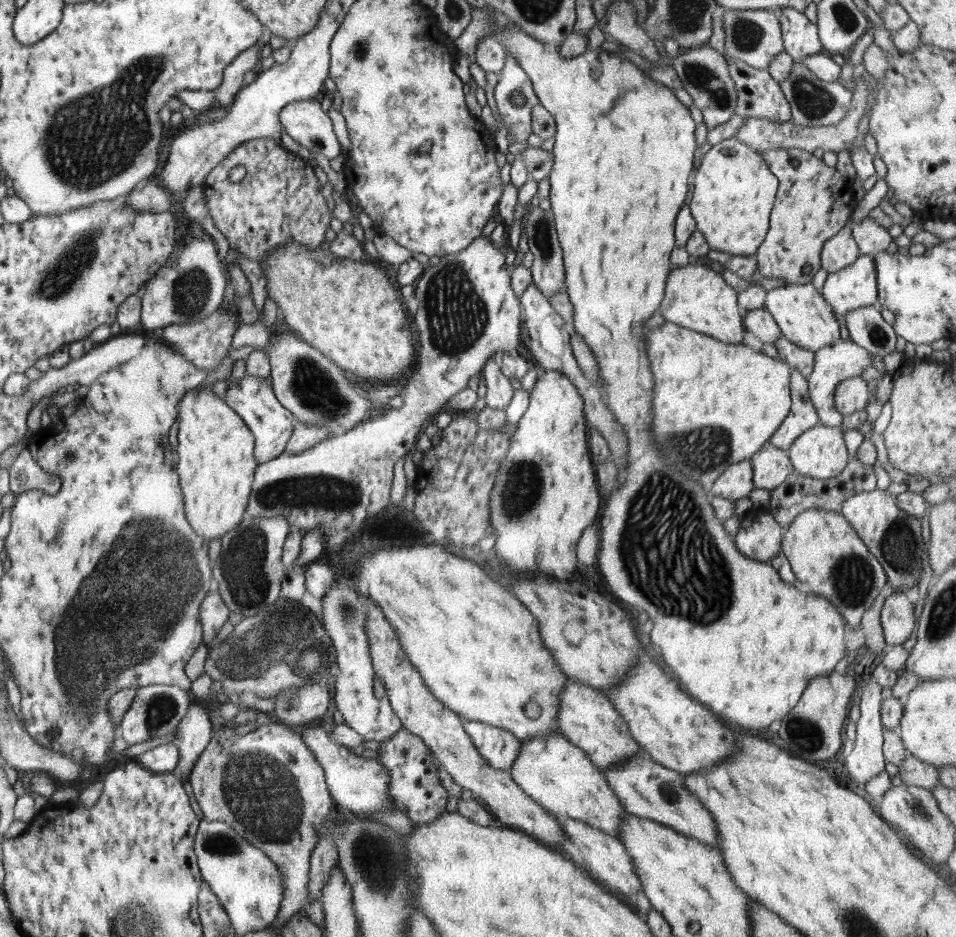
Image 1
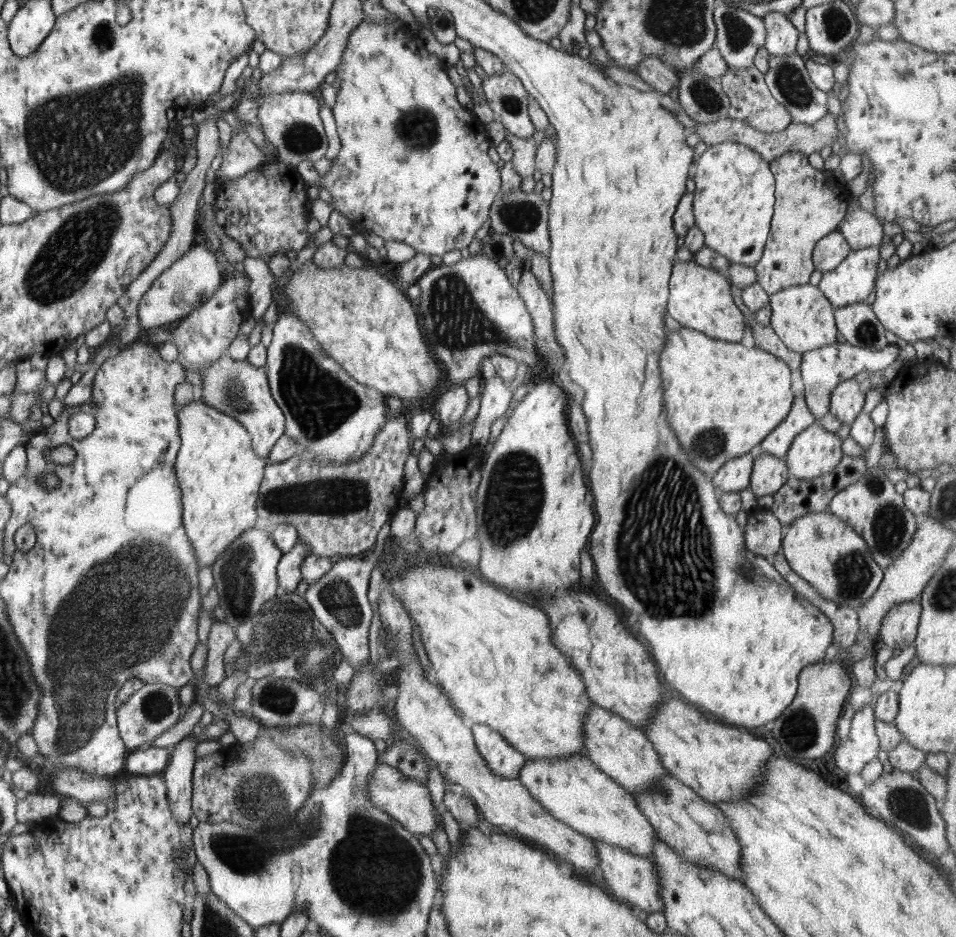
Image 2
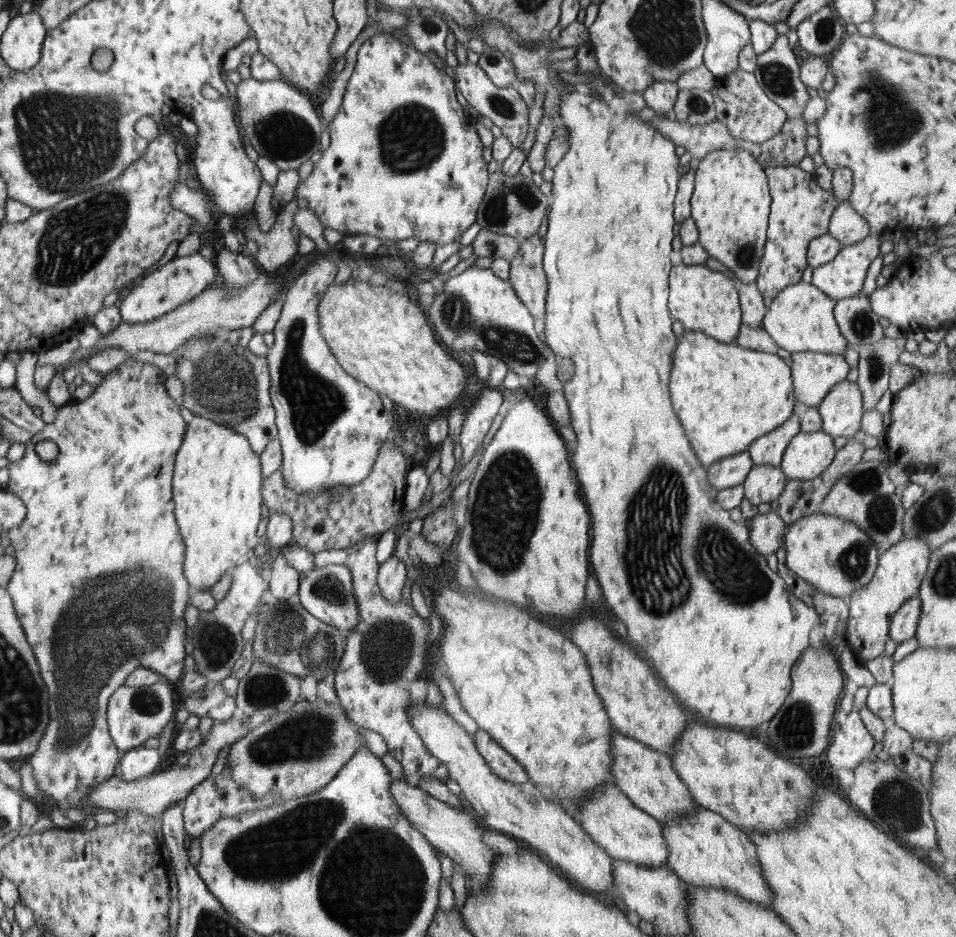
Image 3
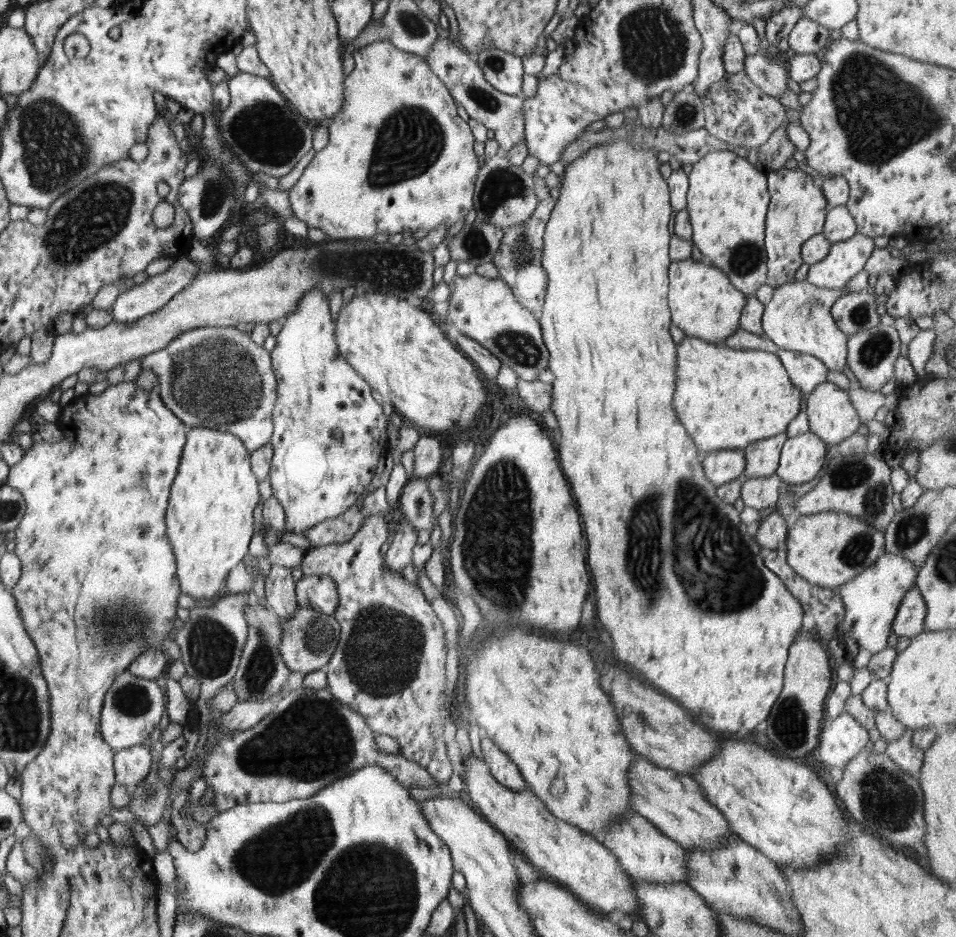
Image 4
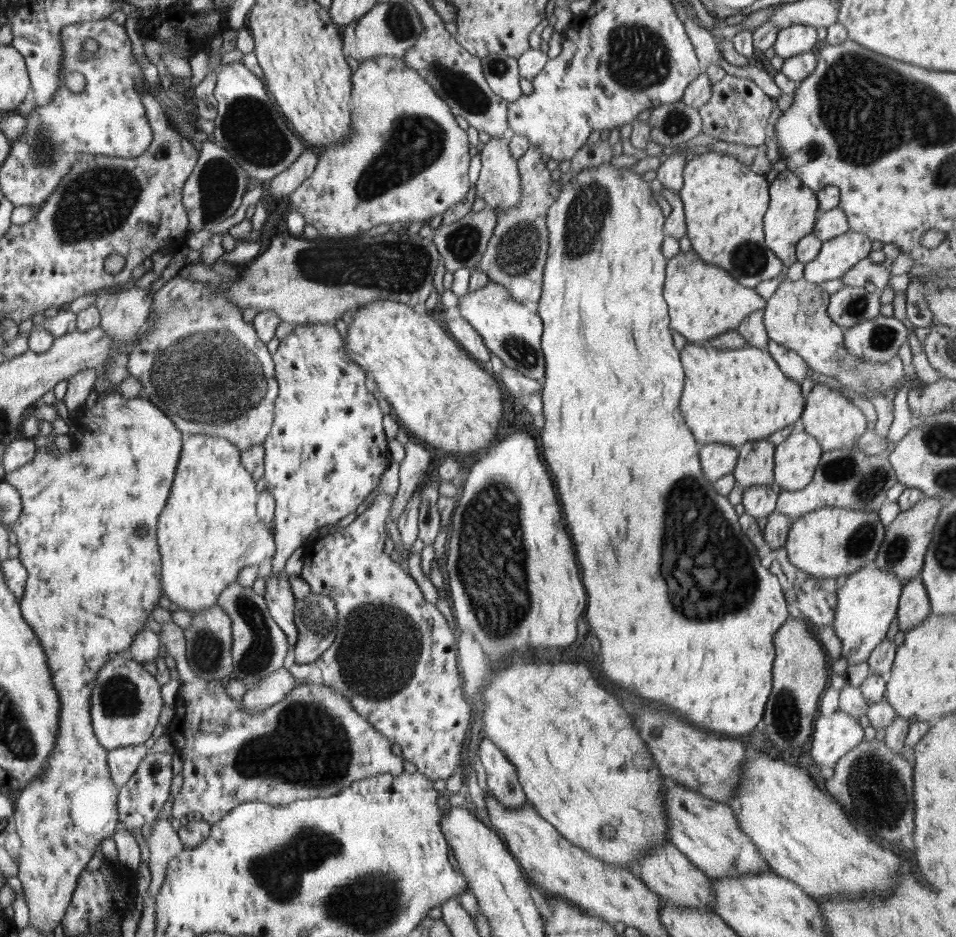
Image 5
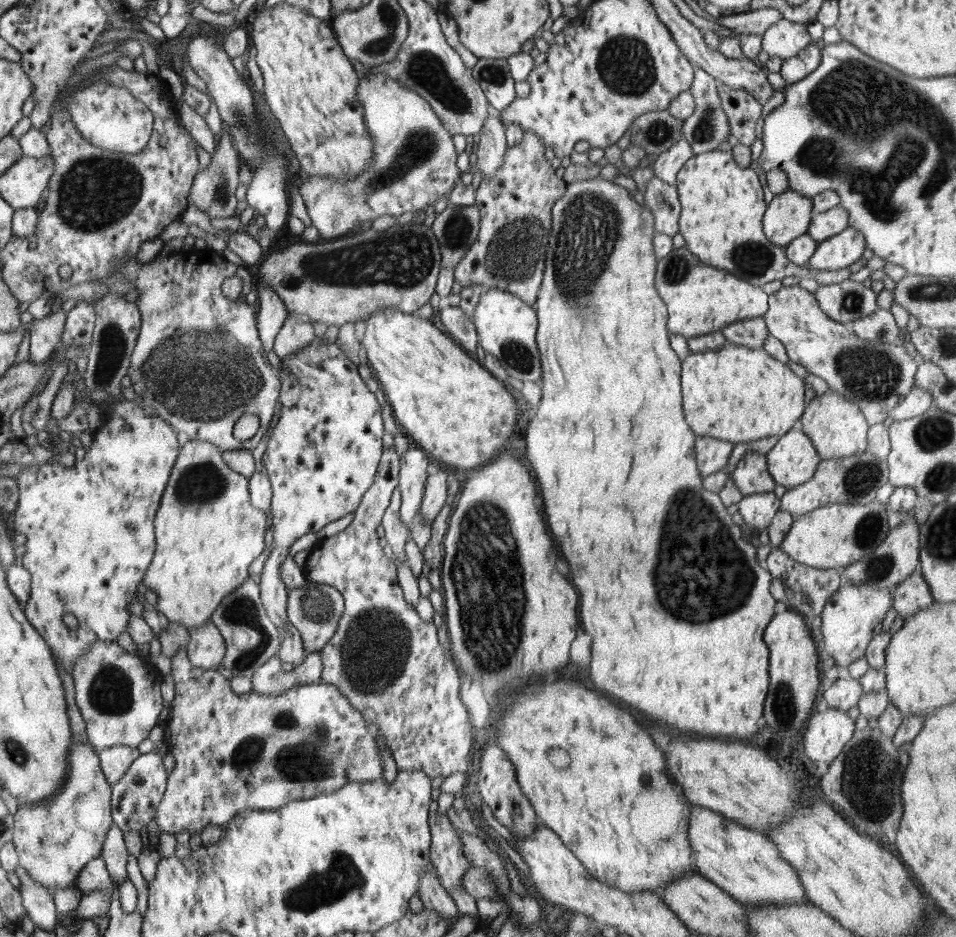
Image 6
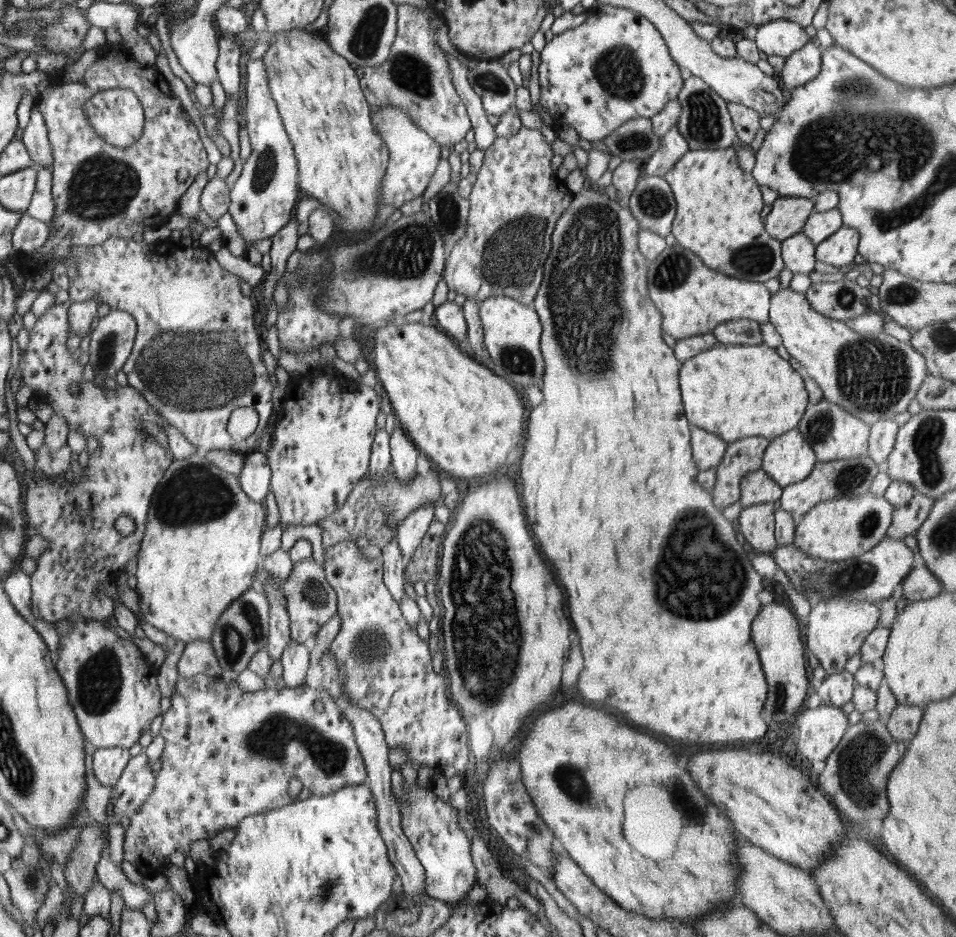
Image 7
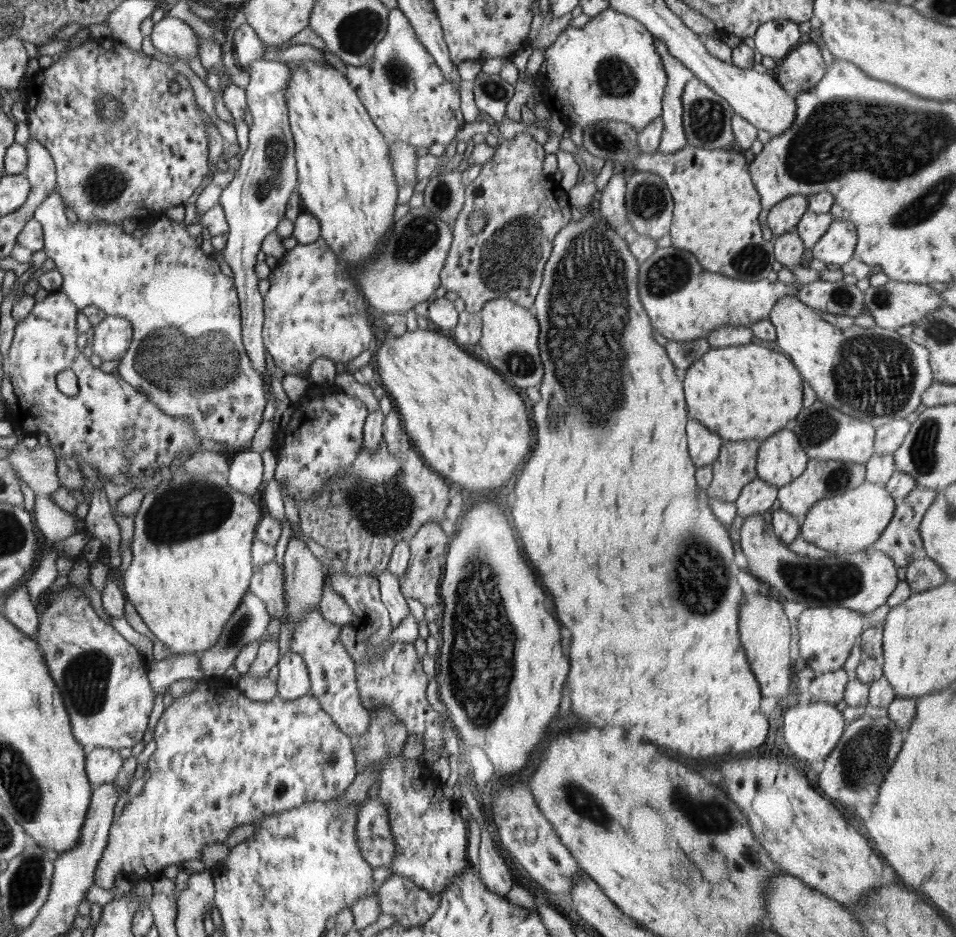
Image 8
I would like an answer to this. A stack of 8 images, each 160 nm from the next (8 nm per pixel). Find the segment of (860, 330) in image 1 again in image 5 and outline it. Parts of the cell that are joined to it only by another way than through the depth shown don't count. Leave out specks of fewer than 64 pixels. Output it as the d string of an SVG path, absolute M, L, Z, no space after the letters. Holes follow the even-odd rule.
M845 286L830 295L827 313L838 326L846 329L876 318L880 305L880 292L870 286Z

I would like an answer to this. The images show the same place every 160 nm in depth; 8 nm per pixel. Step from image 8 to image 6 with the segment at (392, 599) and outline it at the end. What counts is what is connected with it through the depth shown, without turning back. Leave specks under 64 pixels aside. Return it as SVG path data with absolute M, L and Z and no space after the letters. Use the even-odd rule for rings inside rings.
M398 487L394 489L391 502L385 510L381 526L385 530L384 538L393 550L393 557L396 564L406 559L404 544L410 538L410 529L401 519L400 514L401 492Z

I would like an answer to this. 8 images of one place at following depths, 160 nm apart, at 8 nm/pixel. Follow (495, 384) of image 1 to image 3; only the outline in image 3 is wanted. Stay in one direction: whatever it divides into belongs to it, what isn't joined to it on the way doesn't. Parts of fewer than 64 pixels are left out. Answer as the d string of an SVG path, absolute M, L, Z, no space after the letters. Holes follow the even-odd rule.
M487 387L480 398L476 400L474 408L467 412L462 425L459 442L463 450L464 462L469 462L484 442L484 436L494 417L503 411L511 396L501 388Z

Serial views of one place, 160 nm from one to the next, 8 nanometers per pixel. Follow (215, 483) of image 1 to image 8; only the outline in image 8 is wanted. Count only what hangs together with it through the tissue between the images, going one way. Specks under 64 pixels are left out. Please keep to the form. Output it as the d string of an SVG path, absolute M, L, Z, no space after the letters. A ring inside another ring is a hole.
M177 471L172 474L170 479L162 479L160 484L150 493L145 493L144 501L141 503L141 509L133 517L135 522L135 531L131 543L132 562L124 574L124 590L126 598L130 604L134 605L146 626L155 634L158 640L161 640L171 651L171 654L196 653L202 654L208 650L218 640L225 624L230 620L232 613L239 607L243 596L249 590L251 576L256 567L252 564L252 545L255 538L255 530L263 517L265 509L259 499L251 498L232 488L227 479L227 475L220 473L213 476L205 476L200 473L193 475L184 471Z

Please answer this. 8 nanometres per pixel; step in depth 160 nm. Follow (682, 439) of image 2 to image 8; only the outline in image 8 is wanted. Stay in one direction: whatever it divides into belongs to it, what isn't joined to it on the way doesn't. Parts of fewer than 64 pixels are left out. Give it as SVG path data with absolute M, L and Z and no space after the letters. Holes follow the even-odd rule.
M750 342L746 345L711 348L686 369L683 389L687 415L726 441L764 441L780 429L789 427L786 424L792 422L803 409L802 382L803 378L796 366L783 353L767 347Z

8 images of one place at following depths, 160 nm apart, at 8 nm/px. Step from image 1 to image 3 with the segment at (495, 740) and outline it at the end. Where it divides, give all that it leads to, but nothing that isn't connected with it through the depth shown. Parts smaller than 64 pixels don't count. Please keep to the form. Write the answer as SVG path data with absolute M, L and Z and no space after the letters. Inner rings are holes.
M479 729L473 738L478 752L484 757L487 766L501 780L510 783L526 783L529 778L518 761L502 746L499 746L484 730Z

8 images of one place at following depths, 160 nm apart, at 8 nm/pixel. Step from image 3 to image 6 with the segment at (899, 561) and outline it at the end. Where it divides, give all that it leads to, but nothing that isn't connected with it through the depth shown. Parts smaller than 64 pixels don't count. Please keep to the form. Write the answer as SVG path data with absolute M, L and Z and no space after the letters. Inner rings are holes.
M846 584L826 601L820 616L824 650L835 660L838 668L844 671L854 660L865 656L870 641L883 629L883 620L891 606L891 590L869 584Z

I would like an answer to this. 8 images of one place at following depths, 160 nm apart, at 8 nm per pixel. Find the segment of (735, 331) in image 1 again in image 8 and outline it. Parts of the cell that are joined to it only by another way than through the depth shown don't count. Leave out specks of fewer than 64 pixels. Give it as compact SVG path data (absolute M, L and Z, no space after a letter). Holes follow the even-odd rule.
M657 248L641 264L640 300L646 308L654 330L669 341L693 341L709 335L710 331L726 325L752 326L768 319L772 307L780 298L797 298L801 286L786 285L777 280L745 281L703 269L698 260L678 248Z

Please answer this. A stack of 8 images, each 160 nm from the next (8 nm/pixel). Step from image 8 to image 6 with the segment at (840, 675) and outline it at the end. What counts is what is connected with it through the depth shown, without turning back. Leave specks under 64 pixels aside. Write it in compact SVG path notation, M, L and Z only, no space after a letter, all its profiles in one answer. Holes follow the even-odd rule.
M843 673L830 688L824 690L823 698L830 709L848 713L850 708L858 705L863 693L859 681Z

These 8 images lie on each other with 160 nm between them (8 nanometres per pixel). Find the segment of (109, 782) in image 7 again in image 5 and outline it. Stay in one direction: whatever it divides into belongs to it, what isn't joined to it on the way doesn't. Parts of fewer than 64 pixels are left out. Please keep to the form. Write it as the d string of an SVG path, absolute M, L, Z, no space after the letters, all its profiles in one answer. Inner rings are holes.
M143 746L119 747L109 753L109 766L114 783L120 788L136 773L148 750Z

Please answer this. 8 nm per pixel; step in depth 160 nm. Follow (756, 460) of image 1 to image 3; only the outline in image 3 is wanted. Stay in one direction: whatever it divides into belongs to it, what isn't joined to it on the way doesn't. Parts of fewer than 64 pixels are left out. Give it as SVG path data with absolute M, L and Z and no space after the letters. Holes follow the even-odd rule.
M753 465L743 482L745 498L754 506L772 503L785 489L788 478L780 466Z

